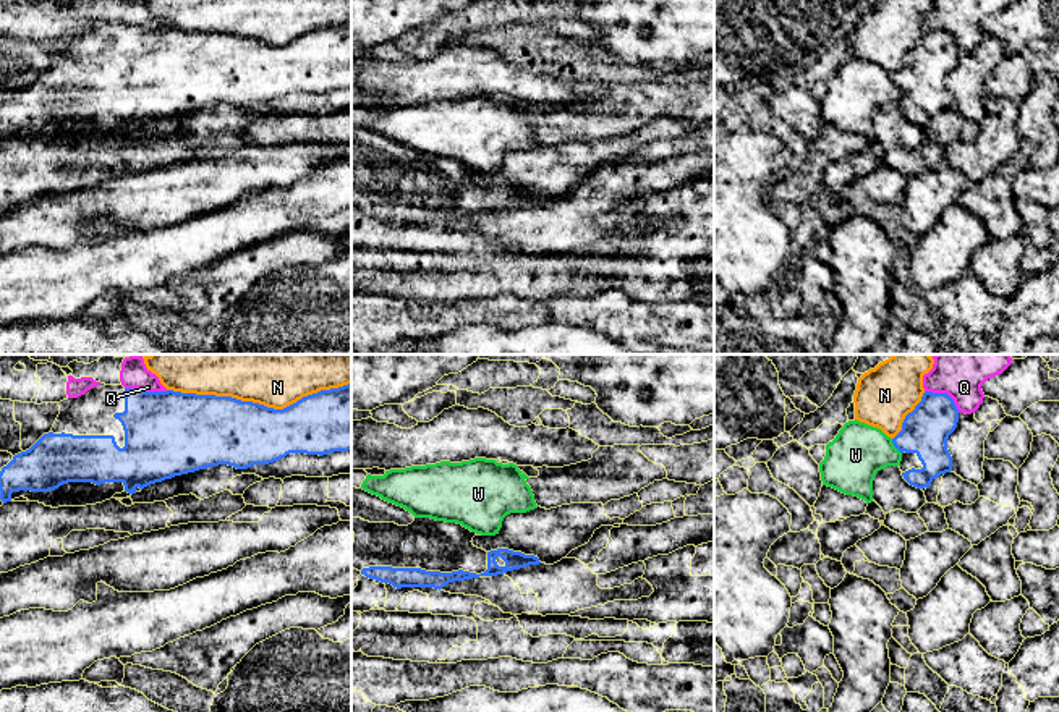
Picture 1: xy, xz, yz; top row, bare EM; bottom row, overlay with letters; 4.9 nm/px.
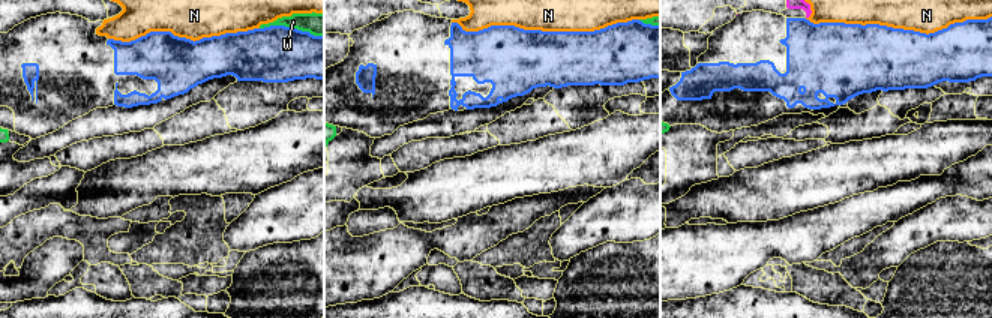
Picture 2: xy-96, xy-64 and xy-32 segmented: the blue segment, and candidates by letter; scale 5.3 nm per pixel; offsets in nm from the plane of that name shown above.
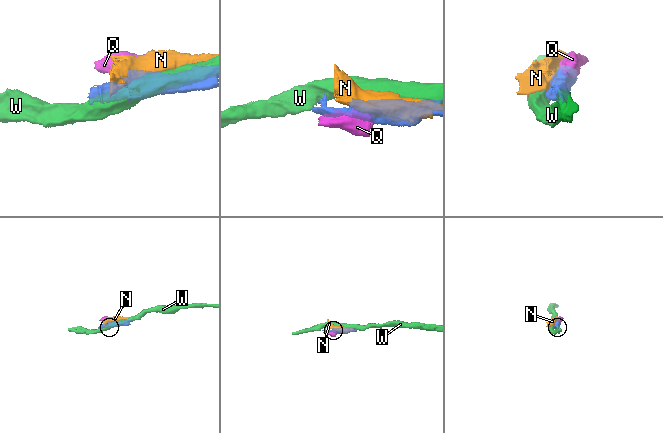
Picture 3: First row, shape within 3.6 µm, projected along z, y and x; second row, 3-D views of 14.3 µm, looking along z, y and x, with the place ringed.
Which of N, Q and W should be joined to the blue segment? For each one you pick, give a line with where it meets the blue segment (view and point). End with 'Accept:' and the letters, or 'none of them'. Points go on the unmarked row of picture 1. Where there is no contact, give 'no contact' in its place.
Accept: none of them

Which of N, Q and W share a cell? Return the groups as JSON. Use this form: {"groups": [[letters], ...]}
{"groups": [["N"], ["Q"], ["W"]]}

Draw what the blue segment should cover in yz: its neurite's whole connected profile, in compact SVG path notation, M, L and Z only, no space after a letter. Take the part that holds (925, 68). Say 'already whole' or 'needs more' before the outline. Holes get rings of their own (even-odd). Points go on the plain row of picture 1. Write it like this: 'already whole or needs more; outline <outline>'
needs more; outline M925 29L905 53L892 81L902 91L899 105L910 123L925 129L938 113L952 108L947 76L957 60L959 47L947 31Z

